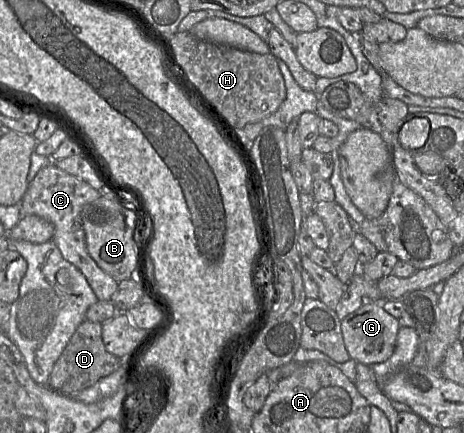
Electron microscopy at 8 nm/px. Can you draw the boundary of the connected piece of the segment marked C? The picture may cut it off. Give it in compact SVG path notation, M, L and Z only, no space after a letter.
M52 162L41 169L29 183L28 189L21 200L20 218L37 215L51 222L54 225L53 240L63 258L73 264L85 276L99 301L111 301L117 290L118 282L105 273L89 255L81 219L83 207L101 196L101 191L58 168Z

